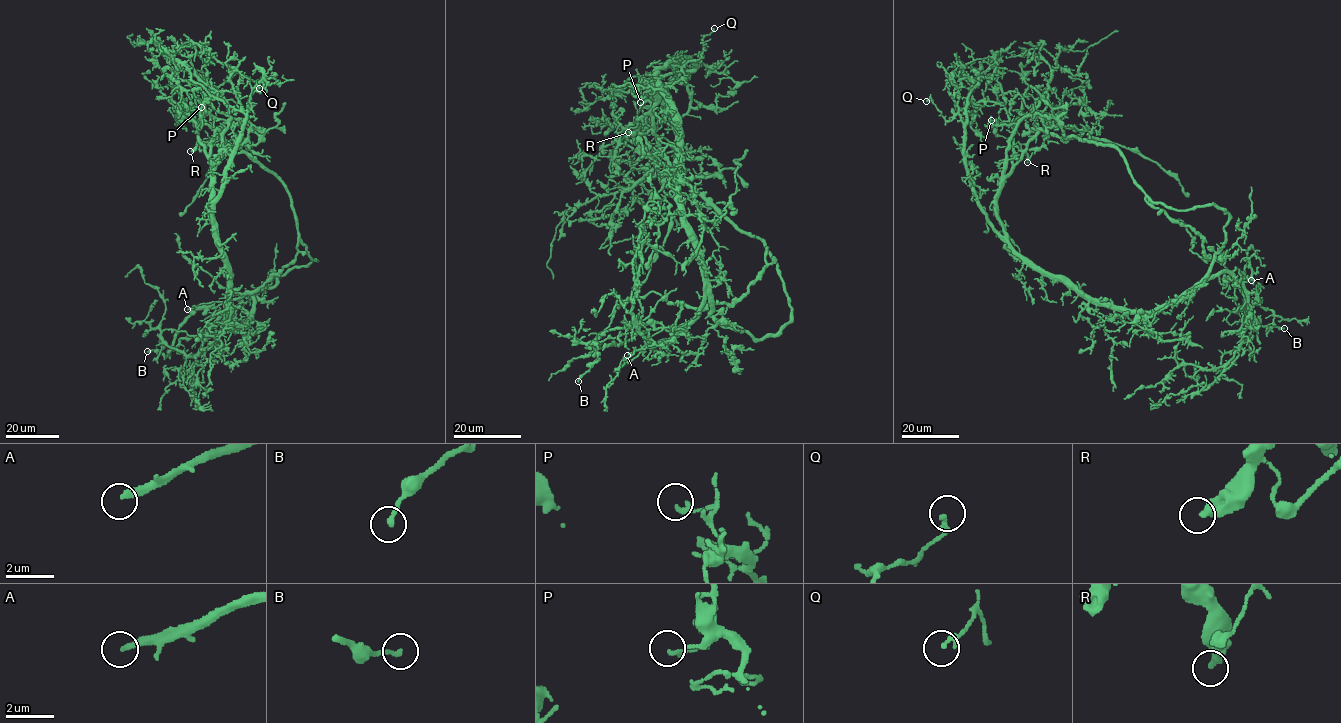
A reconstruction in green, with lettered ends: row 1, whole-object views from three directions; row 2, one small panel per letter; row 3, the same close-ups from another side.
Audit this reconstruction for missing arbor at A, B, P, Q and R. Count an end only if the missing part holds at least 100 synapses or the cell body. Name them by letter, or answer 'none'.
A

